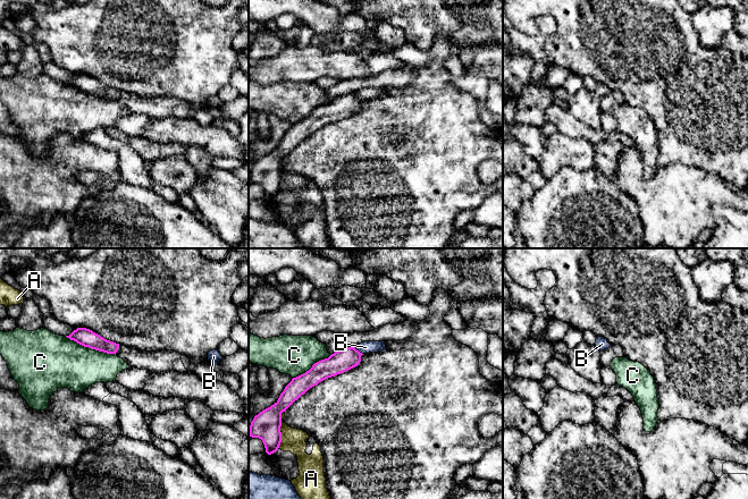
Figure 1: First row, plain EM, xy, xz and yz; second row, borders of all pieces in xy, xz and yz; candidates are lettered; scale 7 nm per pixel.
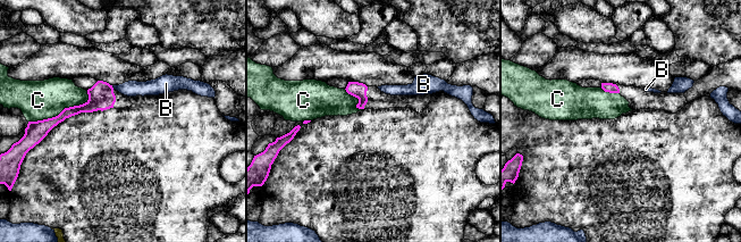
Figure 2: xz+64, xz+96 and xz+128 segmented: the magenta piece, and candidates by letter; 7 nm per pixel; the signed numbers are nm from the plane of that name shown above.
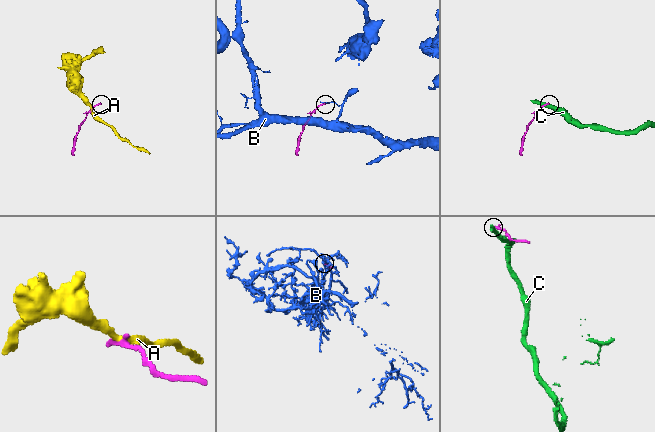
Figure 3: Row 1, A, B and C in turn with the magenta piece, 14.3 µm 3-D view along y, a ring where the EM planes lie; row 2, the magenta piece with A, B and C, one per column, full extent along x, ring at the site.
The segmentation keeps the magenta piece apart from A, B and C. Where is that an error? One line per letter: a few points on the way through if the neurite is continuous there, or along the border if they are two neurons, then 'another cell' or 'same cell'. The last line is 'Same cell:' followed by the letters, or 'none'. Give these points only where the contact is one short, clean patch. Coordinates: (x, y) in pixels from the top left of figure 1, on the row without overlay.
A: border xz (284, 157), (280, 163), (280, 191), (278, 193); another cell
B: border xz (354, 92), (362, 100); another cell
C: another cell
Same cell: none

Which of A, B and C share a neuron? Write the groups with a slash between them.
A / B / C

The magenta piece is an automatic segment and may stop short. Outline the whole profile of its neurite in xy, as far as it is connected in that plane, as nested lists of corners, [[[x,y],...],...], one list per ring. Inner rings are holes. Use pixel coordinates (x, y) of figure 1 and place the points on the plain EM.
[[[77,74],[69,82],[66,82],[77,90],[103,98],[115,100],[123,104],[131,113],[148,116],[152,119],[176,117],[184,119],[191,112],[188,103],[174,96],[145,98],[136,96],[124,91],[107,86],[100,81],[86,74]]]

